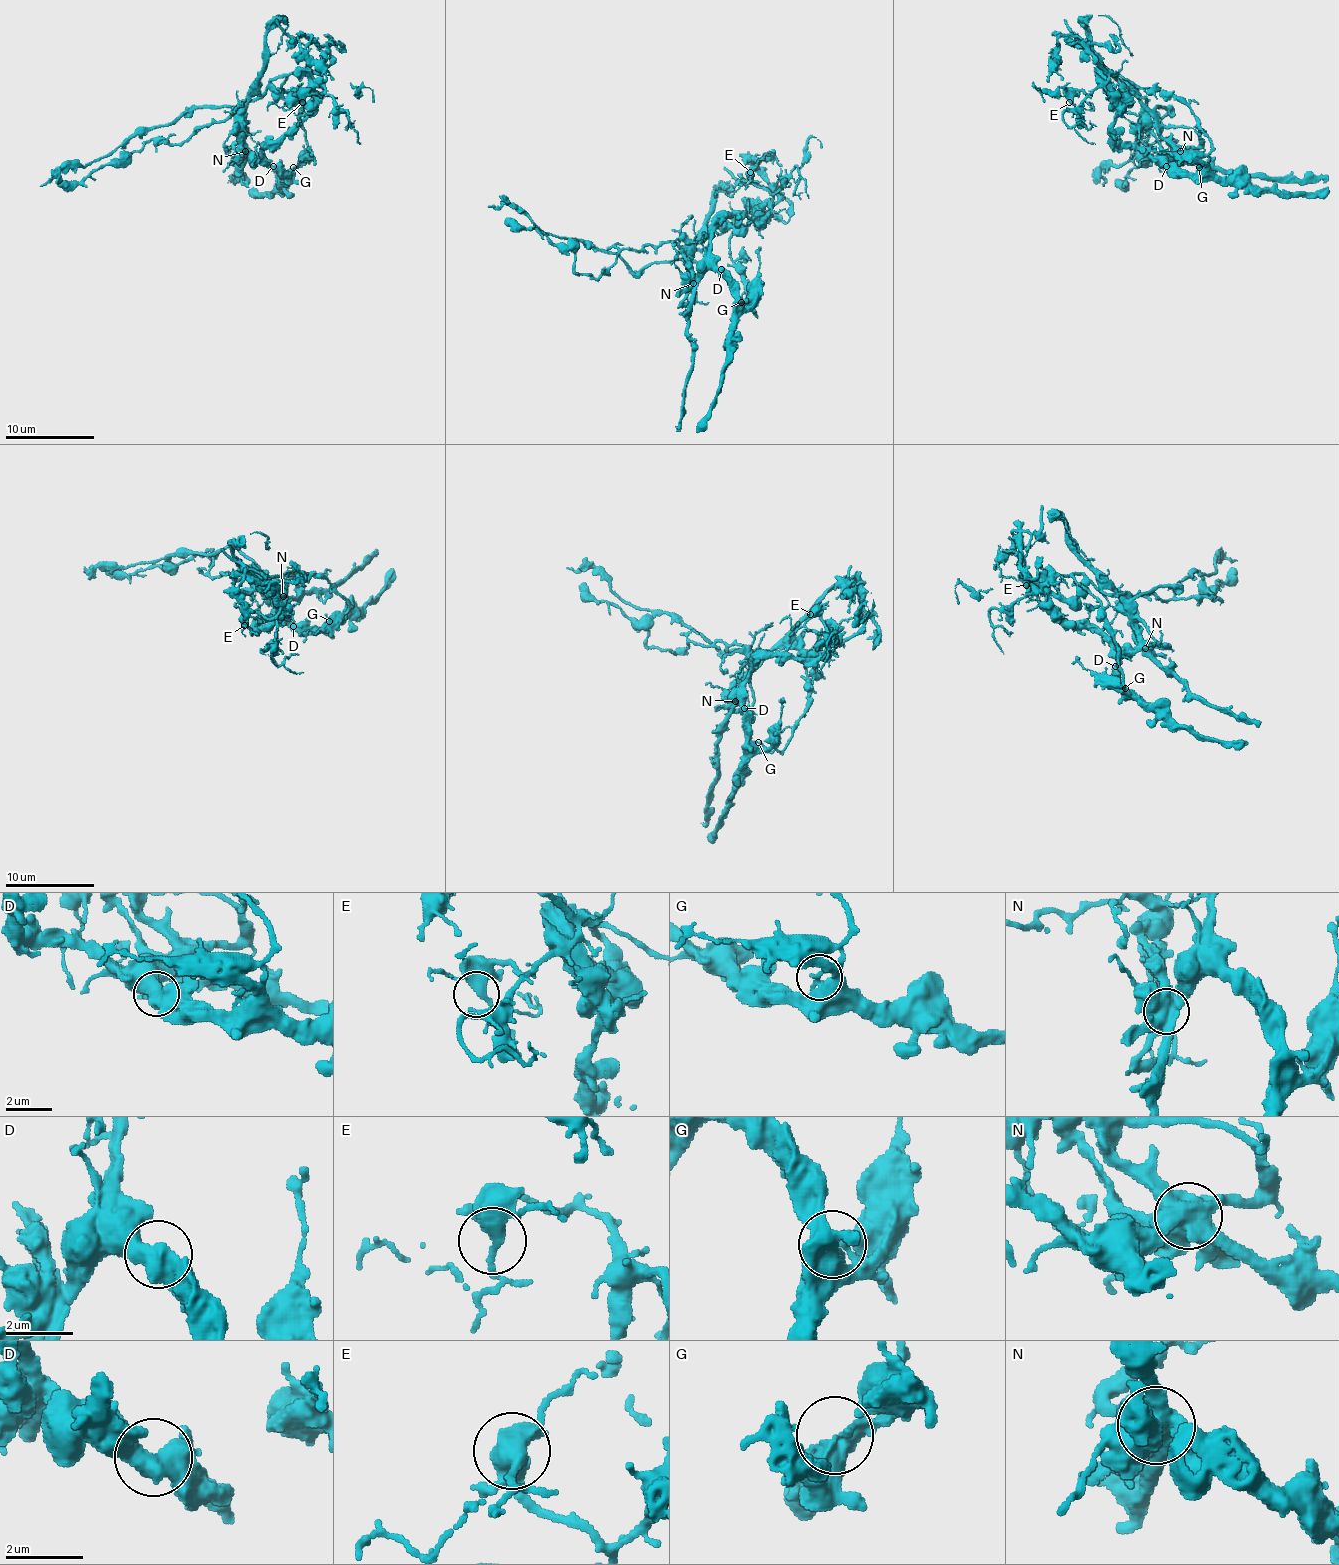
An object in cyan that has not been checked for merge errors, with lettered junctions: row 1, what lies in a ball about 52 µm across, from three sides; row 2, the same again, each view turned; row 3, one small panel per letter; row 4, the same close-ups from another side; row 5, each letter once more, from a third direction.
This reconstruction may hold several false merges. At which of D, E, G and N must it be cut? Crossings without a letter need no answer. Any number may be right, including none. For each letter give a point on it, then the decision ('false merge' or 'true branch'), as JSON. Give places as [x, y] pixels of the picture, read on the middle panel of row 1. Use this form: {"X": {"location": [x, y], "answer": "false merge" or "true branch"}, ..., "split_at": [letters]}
{"D": {"location": [721, 269], "answer": "true branch"}, "E": {"location": [750, 172], "answer": "true branch"}, "G": {"location": [741, 302], "answer": "false merge"}, "N": {"location": [693, 283], "answer": "false merge"}, "split_at": ["G", "N"]}

